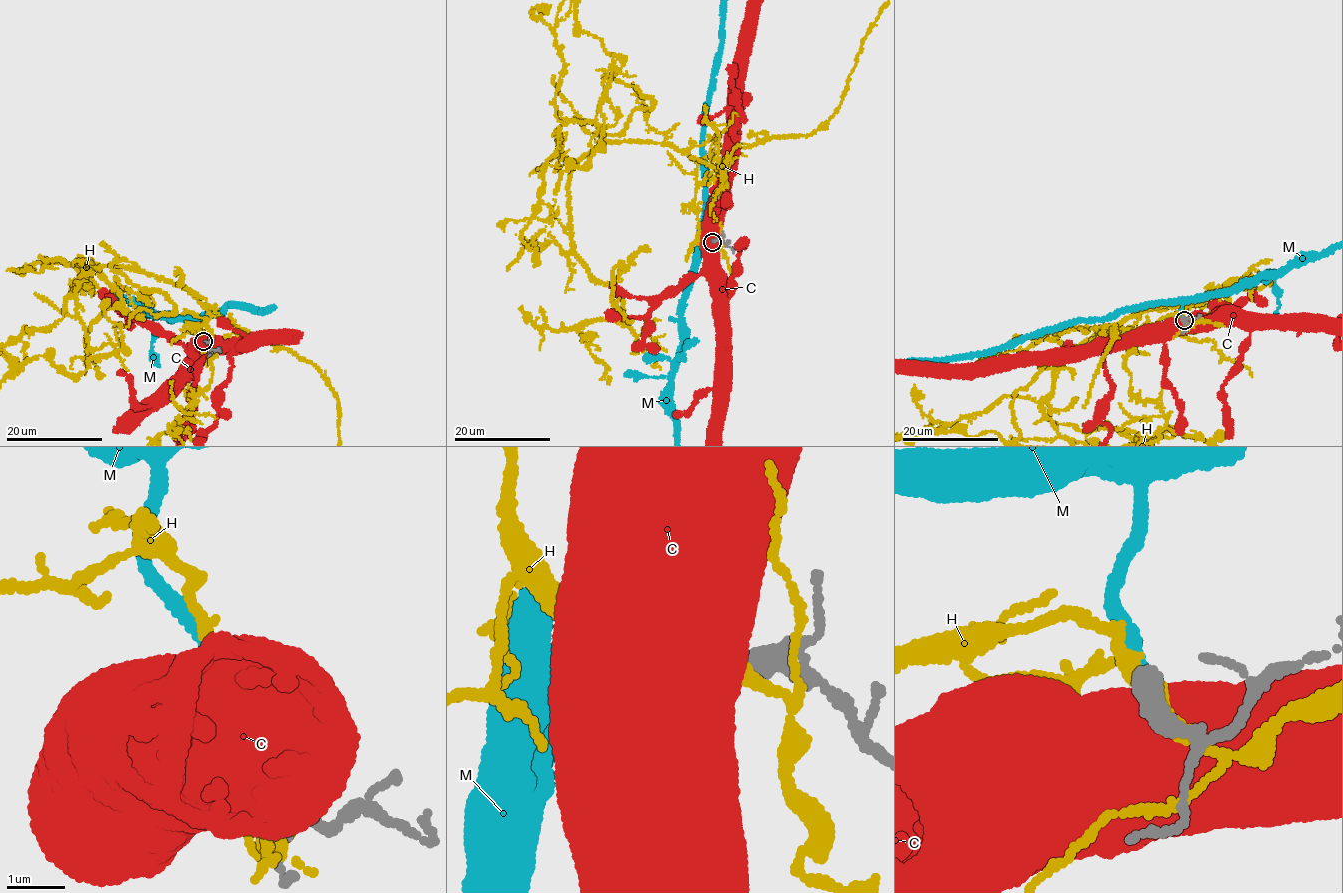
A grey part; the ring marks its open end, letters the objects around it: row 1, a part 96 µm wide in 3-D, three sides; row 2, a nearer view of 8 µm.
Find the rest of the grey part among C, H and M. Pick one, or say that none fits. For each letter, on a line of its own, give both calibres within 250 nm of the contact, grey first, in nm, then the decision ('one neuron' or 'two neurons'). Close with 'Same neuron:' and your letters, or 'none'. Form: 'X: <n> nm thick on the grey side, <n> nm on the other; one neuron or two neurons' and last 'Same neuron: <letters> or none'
C: 240 nm thick on the grey side, 900 nm on the other; two neurons
H: 440 nm thick on the grey side, 320 nm on the other; two neurons
M: 180 nm thick on the grey side, 300 nm on the other; two neurons
Same neuron: none

